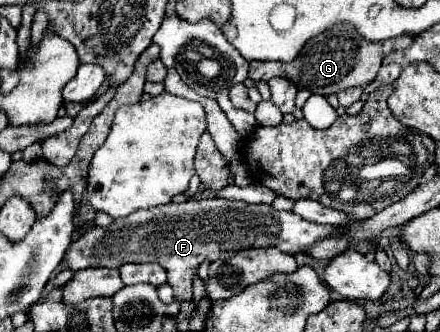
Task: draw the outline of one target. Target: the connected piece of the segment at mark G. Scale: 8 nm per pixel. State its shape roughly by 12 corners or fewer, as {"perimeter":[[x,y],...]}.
{"perimeter":[[351,26],[319,34],[289,64],[251,62],[287,78],[329,96],[367,86],[411,36],[367,42]]}

